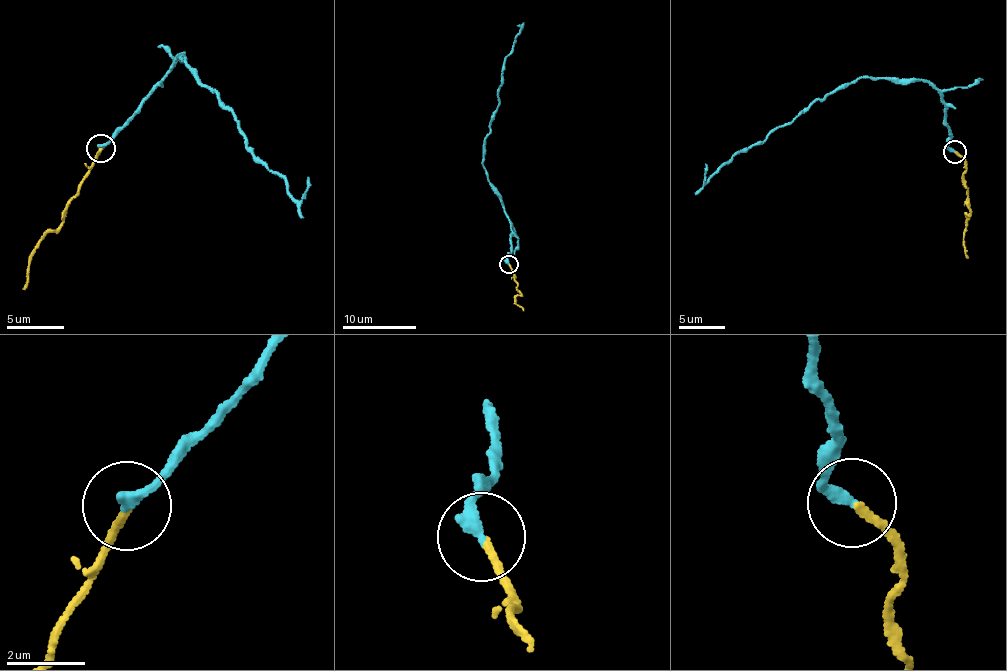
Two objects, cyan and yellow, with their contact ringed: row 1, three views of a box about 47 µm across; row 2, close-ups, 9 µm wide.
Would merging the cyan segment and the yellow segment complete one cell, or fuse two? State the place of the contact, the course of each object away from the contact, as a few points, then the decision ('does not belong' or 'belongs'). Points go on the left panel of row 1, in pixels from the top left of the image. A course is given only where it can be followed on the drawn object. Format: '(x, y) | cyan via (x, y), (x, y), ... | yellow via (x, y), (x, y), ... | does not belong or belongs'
(100, 148) | cyan via (101, 149), (180, 54), (232, 108), (248, 148), (284, 175), (295, 200), (308, 186), (307, 178) | yellow via (101, 149), (80, 181), (79, 195), (67, 204), (63, 223), (42, 238), (28, 267), (22, 289) | does not belong

